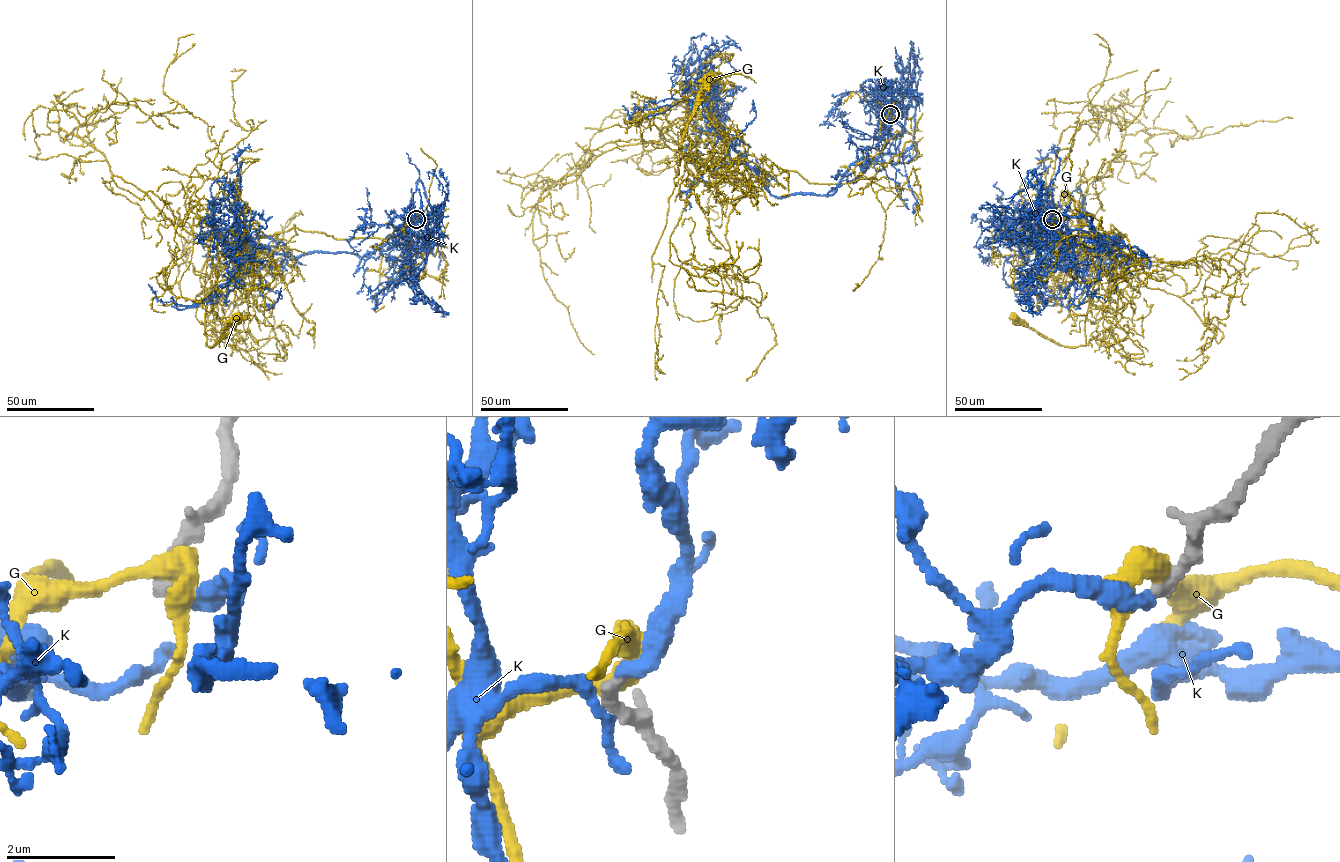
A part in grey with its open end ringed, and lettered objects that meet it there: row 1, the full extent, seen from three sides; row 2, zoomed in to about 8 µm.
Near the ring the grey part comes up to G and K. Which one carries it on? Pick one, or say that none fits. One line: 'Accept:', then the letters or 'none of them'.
Accept: K

